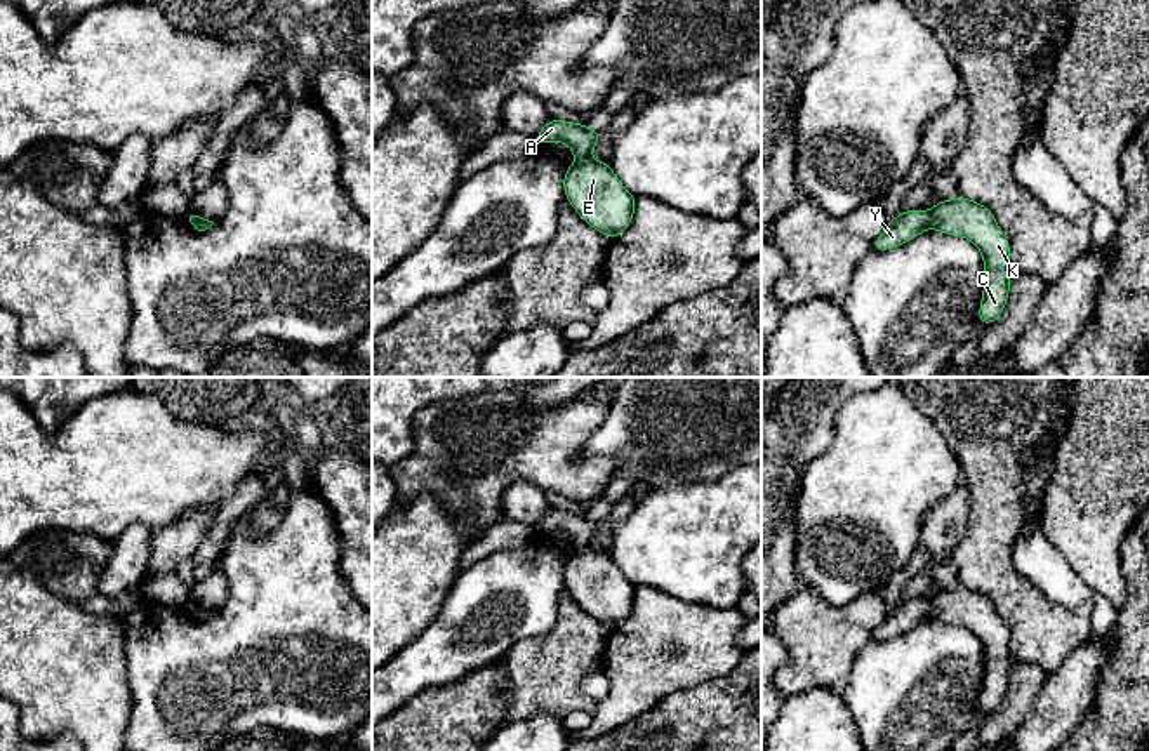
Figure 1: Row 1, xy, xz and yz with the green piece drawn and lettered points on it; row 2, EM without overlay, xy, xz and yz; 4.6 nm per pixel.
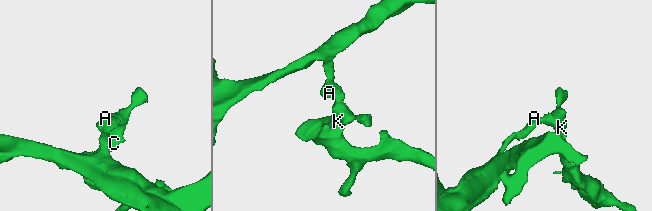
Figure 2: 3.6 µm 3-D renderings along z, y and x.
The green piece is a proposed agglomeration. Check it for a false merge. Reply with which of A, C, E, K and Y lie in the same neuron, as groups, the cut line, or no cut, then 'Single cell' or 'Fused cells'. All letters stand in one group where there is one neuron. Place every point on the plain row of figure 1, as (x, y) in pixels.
Groups: A Y / C E K. Split along yz (929, 602), (930, 616). Fused cells

